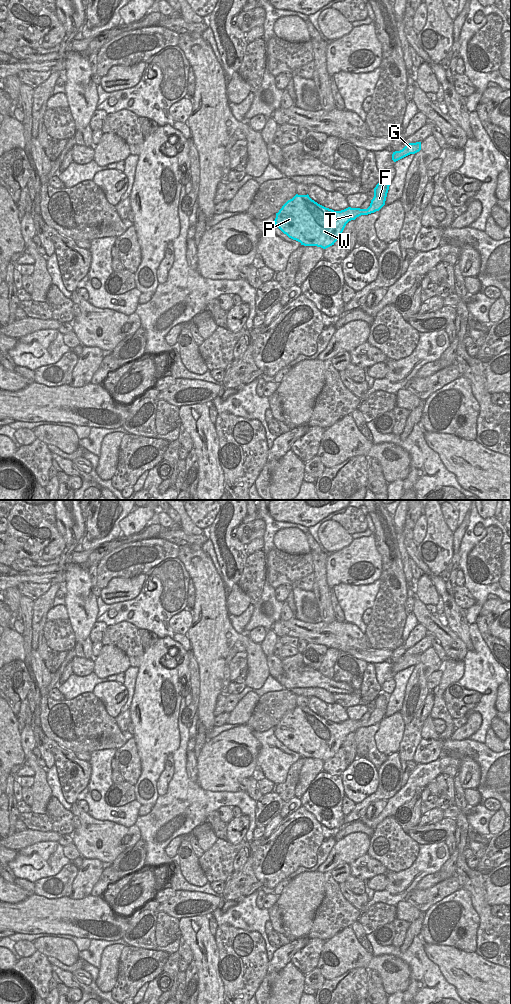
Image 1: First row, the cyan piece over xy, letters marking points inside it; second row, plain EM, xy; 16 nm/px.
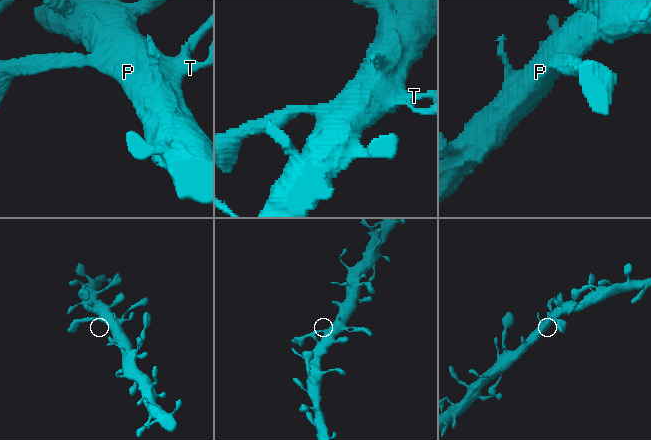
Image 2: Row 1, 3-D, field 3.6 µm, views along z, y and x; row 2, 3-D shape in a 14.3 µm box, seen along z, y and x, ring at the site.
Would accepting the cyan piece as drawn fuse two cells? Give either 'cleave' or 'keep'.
keep

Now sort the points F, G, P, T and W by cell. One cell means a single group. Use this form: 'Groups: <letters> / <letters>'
Groups: F G P T W.

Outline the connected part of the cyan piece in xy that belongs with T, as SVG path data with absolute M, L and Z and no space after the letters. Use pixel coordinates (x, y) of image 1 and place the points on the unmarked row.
M381 692L367 721L348 719L341 723L326 720L309 707L296 706L276 725L275 737L289 750L304 758L326 761L338 752L346 736L361 727L379 723L384 717L390 694Z

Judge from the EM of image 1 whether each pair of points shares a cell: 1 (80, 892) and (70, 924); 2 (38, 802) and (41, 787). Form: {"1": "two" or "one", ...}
{"1": "two", "2": "one"}

